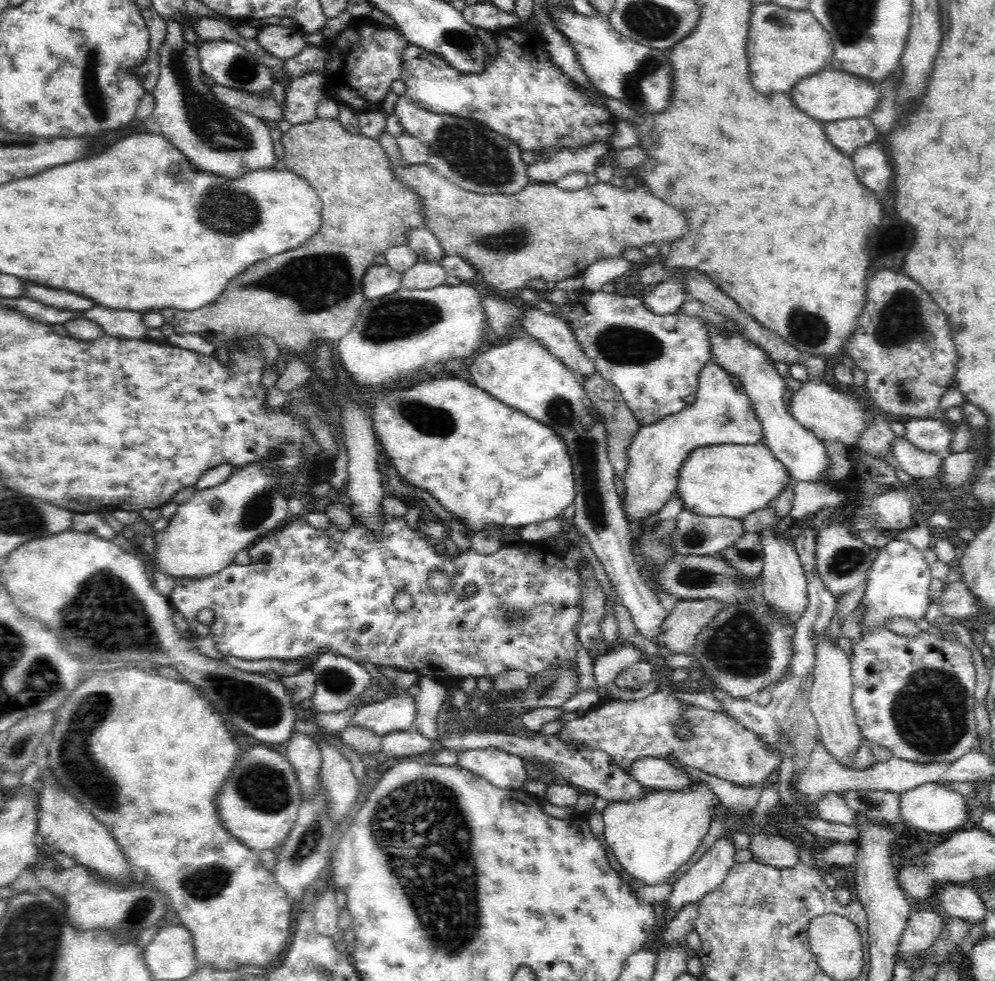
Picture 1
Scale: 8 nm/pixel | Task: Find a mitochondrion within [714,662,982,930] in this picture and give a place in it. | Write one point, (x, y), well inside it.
(930, 712)

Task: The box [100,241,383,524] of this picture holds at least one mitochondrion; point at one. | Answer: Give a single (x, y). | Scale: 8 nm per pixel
(316, 282)

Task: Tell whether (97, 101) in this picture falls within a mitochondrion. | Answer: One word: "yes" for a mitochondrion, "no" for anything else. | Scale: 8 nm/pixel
yes

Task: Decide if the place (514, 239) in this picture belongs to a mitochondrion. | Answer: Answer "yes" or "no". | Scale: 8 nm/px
yes

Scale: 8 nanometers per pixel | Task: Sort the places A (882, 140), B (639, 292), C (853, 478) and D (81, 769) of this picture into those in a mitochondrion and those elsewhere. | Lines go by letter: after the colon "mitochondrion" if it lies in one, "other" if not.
A: other
B: other
C: other
D: mitochondrion

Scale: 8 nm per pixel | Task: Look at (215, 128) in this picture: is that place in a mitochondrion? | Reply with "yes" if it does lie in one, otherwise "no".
yes

